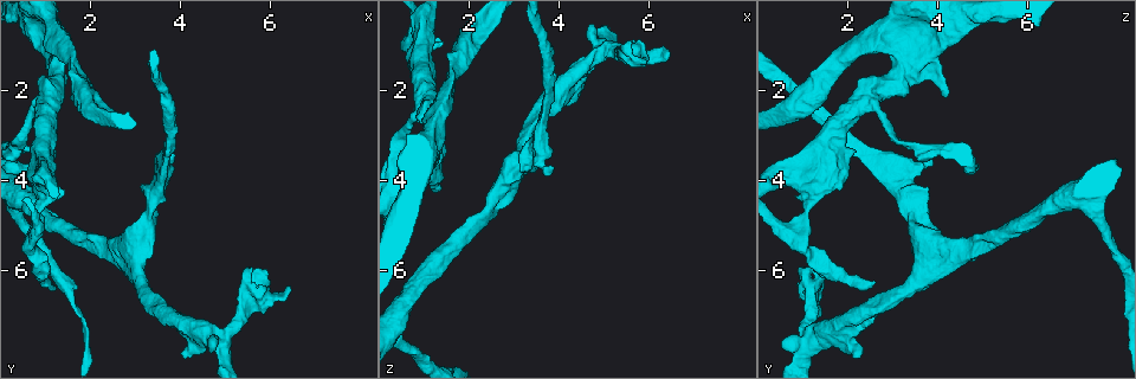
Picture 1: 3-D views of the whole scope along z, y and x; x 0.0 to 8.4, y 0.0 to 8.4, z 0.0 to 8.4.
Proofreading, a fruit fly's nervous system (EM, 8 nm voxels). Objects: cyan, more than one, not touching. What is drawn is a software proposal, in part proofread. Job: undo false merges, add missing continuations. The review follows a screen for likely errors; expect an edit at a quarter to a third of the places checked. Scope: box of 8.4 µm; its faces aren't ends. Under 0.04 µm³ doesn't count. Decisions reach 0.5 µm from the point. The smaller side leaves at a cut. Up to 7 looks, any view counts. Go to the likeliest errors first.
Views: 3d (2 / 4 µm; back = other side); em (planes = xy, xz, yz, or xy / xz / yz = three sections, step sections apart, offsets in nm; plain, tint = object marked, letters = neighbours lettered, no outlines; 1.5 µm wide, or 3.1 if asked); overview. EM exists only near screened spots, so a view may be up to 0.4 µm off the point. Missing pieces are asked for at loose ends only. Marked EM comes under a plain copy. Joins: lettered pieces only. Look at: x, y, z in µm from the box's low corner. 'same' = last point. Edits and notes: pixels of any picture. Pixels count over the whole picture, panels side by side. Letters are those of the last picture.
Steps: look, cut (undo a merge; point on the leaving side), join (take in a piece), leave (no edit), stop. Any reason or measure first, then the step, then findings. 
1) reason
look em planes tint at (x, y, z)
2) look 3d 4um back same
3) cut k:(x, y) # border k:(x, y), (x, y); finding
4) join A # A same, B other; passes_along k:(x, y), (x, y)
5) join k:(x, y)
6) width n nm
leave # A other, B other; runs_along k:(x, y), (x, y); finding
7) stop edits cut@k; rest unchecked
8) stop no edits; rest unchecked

free end
look 3d 2um back at (1.35, 2.15, 4.20)

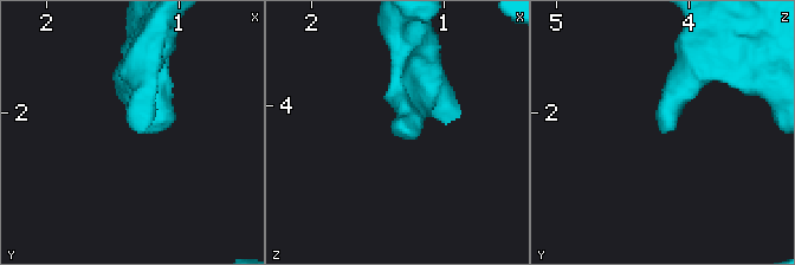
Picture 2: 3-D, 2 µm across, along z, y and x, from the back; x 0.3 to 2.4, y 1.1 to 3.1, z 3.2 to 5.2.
look em planes tint at (1.32, 2.16, 4.20)

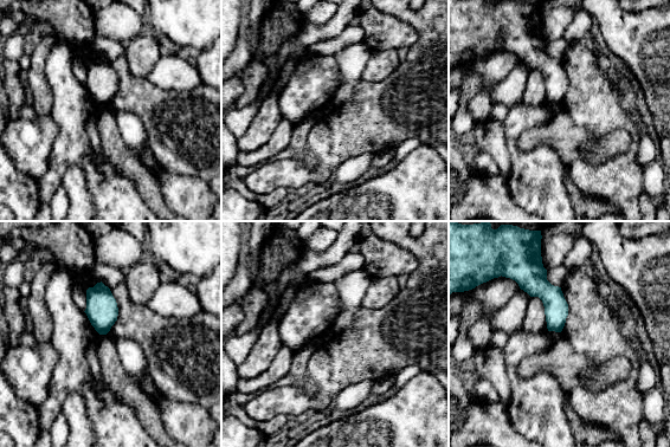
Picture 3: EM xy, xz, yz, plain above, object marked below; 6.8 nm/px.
look em planes letters same

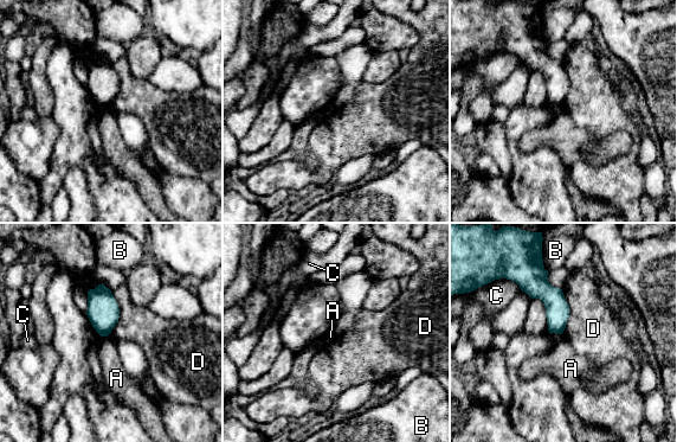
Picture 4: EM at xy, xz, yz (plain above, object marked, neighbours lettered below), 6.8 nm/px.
width 150 nm
leave # A other, B other, C other, D other; border 4:(561, 289), (568, 306), (562, 333); none of them fits

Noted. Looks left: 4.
free end
look em planes letters at (5.55, 5.90, 0.90)

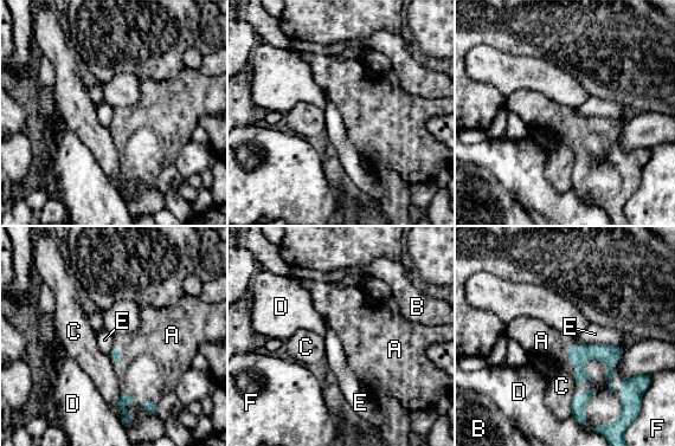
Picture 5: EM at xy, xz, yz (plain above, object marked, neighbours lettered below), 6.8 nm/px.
join A # A same, B other, C other, D other, E other, F other; the cell continues

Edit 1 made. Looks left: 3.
stop edits join@5; rest unchecked

